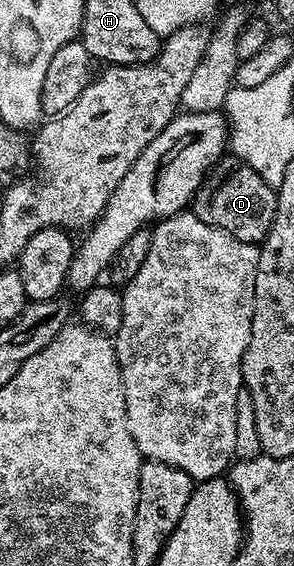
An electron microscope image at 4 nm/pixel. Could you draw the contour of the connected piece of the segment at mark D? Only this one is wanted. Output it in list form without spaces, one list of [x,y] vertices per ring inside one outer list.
[[[225,156],[209,170],[208,175],[204,177],[203,184],[198,188],[196,195],[192,197],[191,213],[196,214],[198,220],[202,220],[202,224],[210,224],[243,242],[259,244],[264,241],[264,237],[270,232],[270,224],[274,224],[276,190],[254,168],[243,164],[232,166],[231,161],[233,162],[231,157]]]

